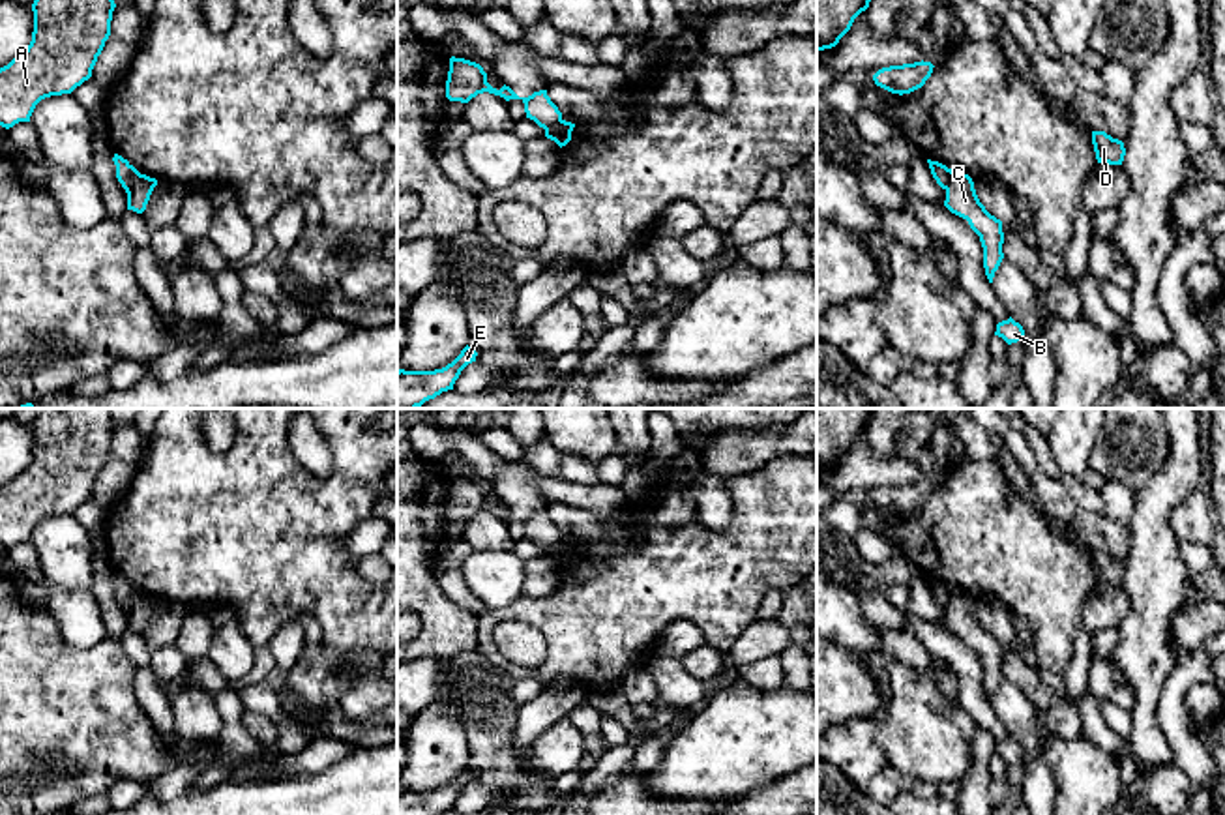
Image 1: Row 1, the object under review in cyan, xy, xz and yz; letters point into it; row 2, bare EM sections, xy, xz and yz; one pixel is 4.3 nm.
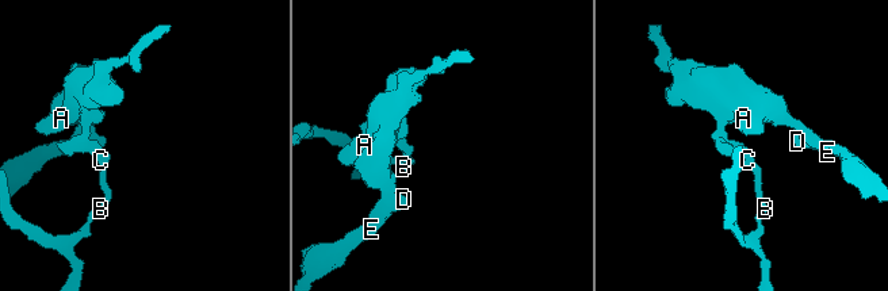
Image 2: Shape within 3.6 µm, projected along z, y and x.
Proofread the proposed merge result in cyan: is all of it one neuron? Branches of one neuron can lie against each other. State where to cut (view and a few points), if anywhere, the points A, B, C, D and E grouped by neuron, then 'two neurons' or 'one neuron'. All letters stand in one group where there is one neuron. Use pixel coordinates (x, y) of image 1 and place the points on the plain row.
cut in xy along (139, 592), (128, 613); A D E / B C; two neurons

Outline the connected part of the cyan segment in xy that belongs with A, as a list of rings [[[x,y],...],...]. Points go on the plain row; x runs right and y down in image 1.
[[[39,408],[30,465],[0,487],[0,545],[30,541],[36,525],[92,496],[111,455],[111,408]]]

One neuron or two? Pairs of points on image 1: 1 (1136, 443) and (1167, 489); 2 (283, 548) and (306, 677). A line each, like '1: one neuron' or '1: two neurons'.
1: two neurons
2: two neurons

